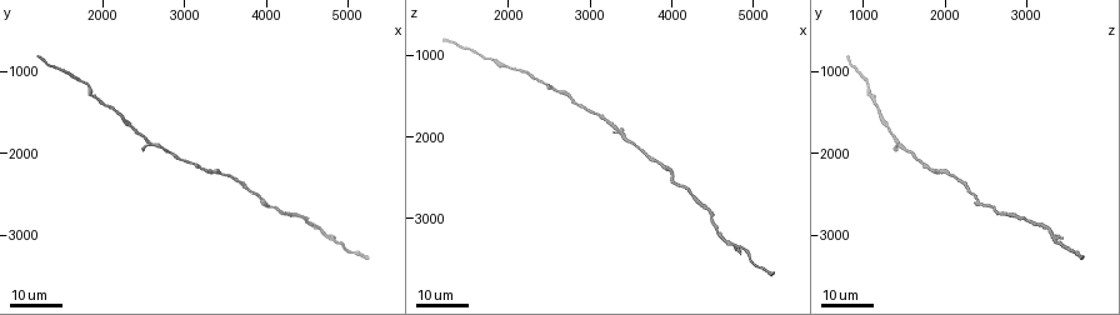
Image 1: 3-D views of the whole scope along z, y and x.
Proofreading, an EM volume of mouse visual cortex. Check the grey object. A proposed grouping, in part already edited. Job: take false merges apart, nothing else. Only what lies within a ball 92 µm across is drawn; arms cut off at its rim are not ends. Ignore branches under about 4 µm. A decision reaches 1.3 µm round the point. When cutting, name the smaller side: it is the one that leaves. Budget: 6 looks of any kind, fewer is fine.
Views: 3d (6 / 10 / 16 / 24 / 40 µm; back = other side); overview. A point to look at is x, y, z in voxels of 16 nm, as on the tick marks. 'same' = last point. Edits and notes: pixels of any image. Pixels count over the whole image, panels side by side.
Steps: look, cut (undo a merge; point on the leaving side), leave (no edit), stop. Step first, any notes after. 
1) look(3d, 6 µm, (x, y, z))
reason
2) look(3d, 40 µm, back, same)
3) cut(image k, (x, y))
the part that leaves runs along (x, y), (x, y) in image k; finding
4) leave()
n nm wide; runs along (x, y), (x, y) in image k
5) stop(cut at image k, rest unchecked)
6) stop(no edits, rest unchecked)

look(3d, 16 µm, (3350, 2250, 1900))

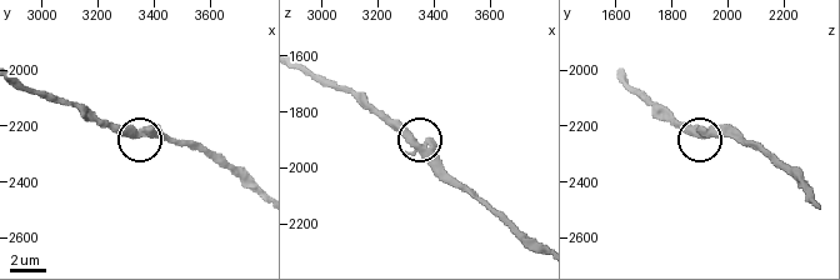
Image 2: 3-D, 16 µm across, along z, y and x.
look(3d, 10 µm, (3320, 2240, 1920))

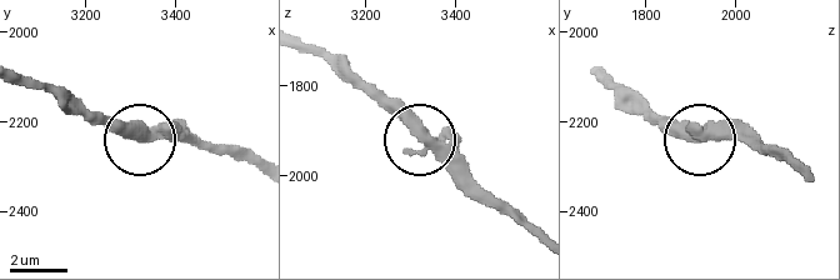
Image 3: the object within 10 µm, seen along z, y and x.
leave()
runs along (146, 128), (133, 140), (91, 125) in image 3; all the same neuron

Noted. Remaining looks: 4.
look(3d, 16 µm, (3600, 2300, 2150))
sudden change in width

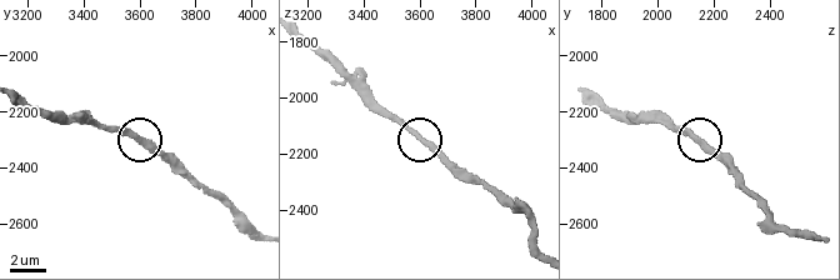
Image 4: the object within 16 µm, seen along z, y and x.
look(3d, 6 µm, (3600, 2300, 2130))
zoom in

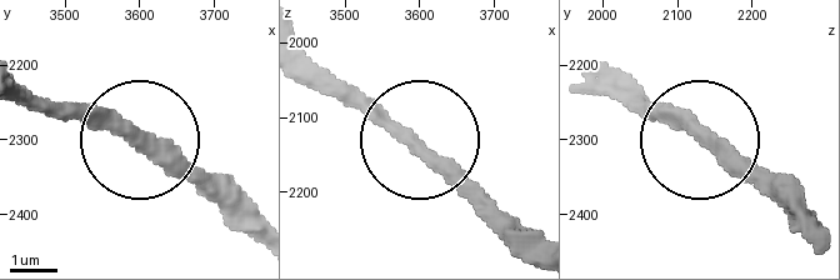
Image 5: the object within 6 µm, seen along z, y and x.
leave()
runs along (306, 54), (425, 138), (493, 205) in image 5; one neuron here

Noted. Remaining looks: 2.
look(3d, 24 µm, (4100, 2700, 2600))
thin neck

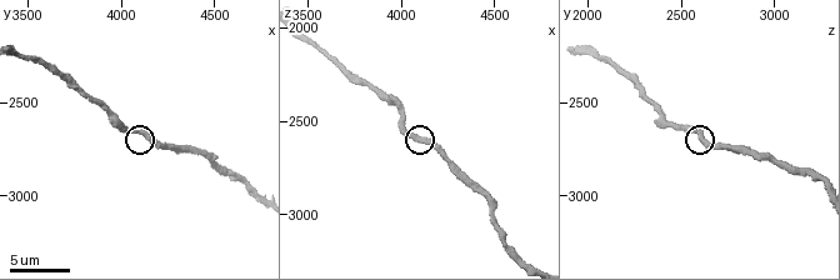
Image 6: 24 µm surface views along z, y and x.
look(3d, 6 µm, (4080, 2660, 2580))

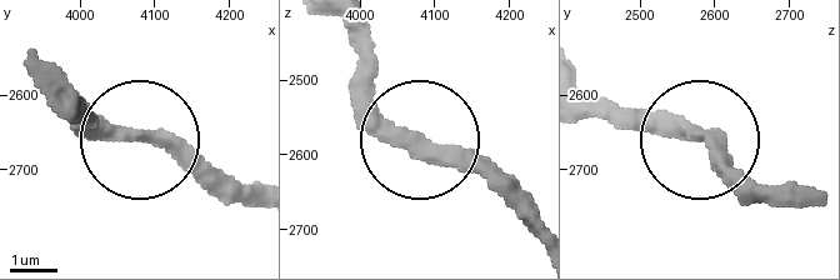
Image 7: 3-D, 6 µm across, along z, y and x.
leave()
330 nm wide; runs along (341, 29), (365, 100), (473, 160), (518, 204) in image 7; continuous, no second neuron

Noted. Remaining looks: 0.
stop(no edits, rest unchecked)

